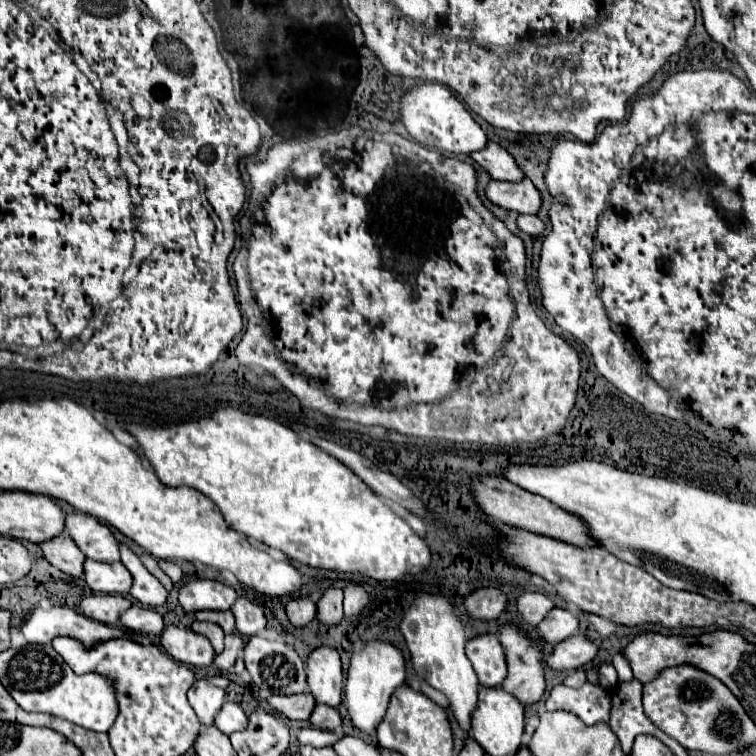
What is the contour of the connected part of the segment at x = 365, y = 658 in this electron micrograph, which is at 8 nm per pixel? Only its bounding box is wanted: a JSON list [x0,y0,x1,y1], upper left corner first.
[345,639,405,735]

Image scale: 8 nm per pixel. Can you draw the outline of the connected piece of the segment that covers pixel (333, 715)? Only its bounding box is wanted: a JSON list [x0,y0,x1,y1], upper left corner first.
[309,705,341,731]

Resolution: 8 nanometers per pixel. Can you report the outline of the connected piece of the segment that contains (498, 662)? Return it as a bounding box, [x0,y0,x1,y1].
[467,633,507,687]

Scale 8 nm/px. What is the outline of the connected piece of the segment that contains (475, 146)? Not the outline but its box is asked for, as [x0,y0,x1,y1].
[399,83,487,153]

